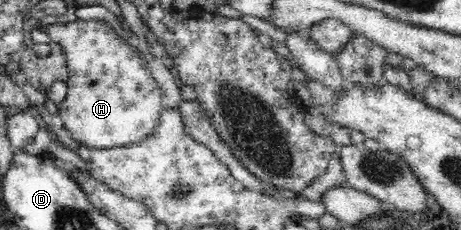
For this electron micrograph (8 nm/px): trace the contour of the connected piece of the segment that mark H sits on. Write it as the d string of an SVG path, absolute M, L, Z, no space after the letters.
M76 20L46 27L54 47L61 47L69 70L68 92L60 103L60 116L79 146L118 148L150 136L162 114L160 84L148 72L137 48L118 36L104 20Z

